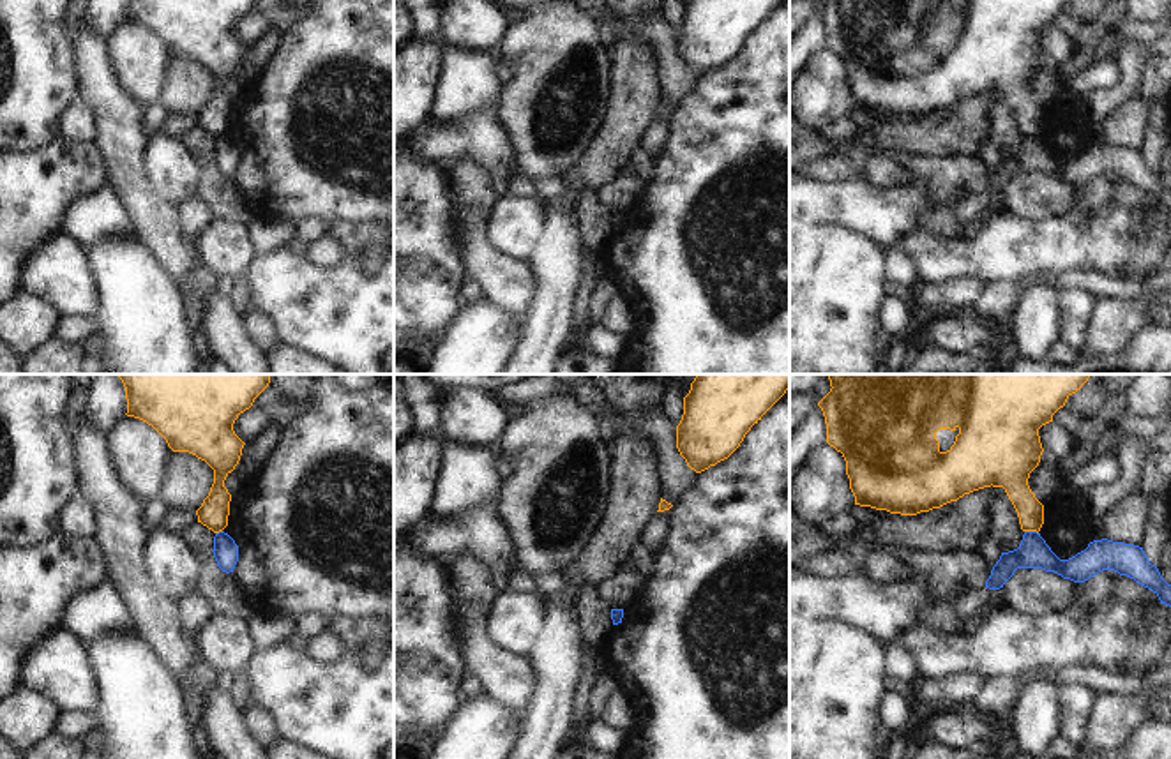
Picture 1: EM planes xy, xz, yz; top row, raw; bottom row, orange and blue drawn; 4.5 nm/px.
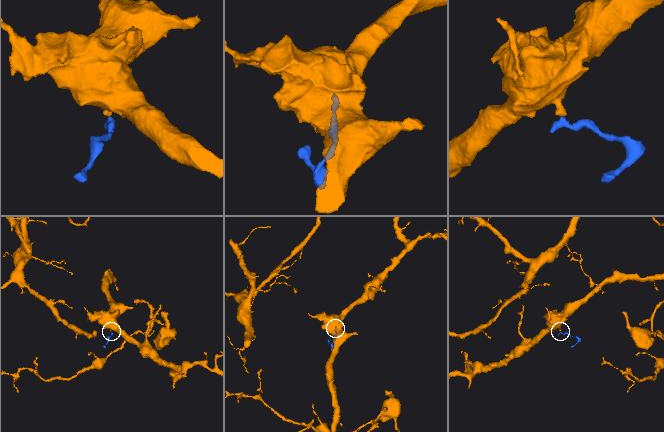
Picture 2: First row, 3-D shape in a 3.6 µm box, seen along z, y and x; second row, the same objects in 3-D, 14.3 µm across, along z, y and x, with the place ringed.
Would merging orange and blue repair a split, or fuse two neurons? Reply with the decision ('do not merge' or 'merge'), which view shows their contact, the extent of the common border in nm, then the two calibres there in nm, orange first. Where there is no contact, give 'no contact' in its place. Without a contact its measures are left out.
do not merge; contact in yz; length 70 nm; calibres 130 and 140 nm

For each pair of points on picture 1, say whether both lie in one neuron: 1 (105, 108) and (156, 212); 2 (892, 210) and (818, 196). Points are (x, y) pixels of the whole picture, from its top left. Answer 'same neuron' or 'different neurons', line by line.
1: same neuron
2: same neuron

